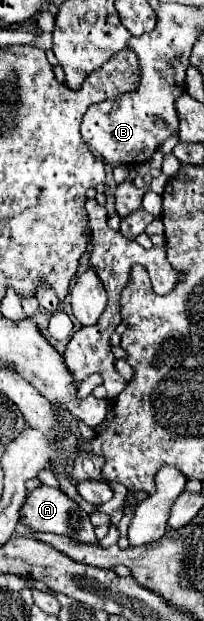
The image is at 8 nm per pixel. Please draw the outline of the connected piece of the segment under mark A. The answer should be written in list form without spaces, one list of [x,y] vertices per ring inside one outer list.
[[[38,485],[36,489],[28,491],[26,501],[24,501],[20,511],[22,511],[20,525],[30,529],[30,531],[42,531],[42,533],[50,531],[50,533],[58,533],[58,535],[68,535],[72,539],[78,539],[80,543],[98,543],[88,515],[66,493],[62,493],[58,487]]]

